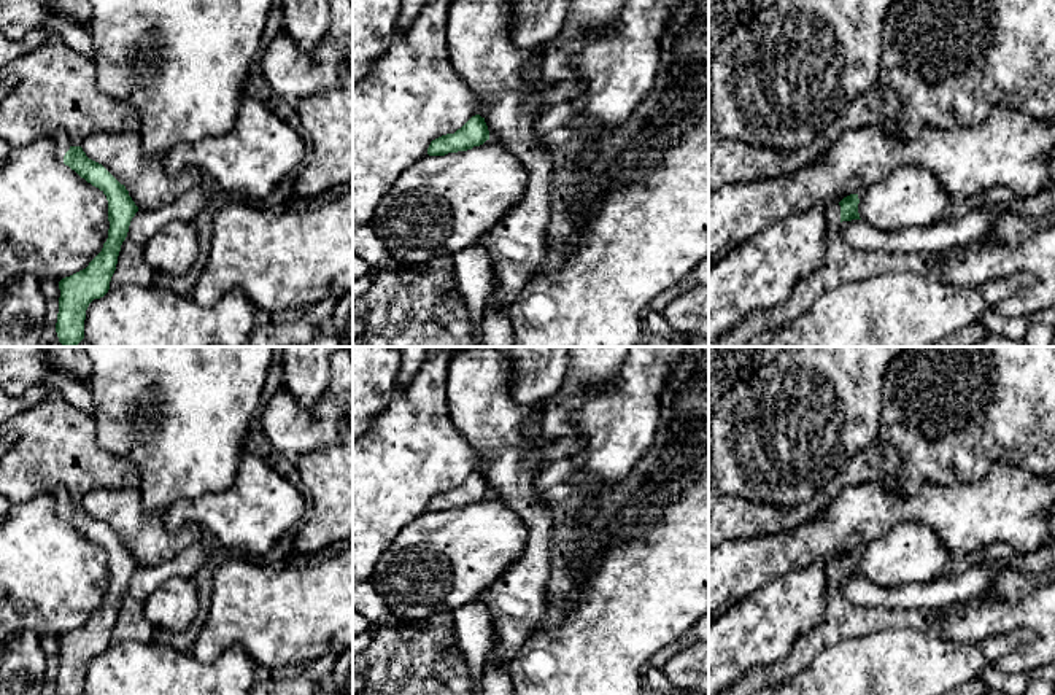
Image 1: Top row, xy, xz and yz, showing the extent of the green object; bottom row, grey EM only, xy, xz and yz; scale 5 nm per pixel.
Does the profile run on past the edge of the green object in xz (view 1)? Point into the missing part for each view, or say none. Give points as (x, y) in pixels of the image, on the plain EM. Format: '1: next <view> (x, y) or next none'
1: next none

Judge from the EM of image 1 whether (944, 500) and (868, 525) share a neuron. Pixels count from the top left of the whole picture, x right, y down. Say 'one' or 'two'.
one

